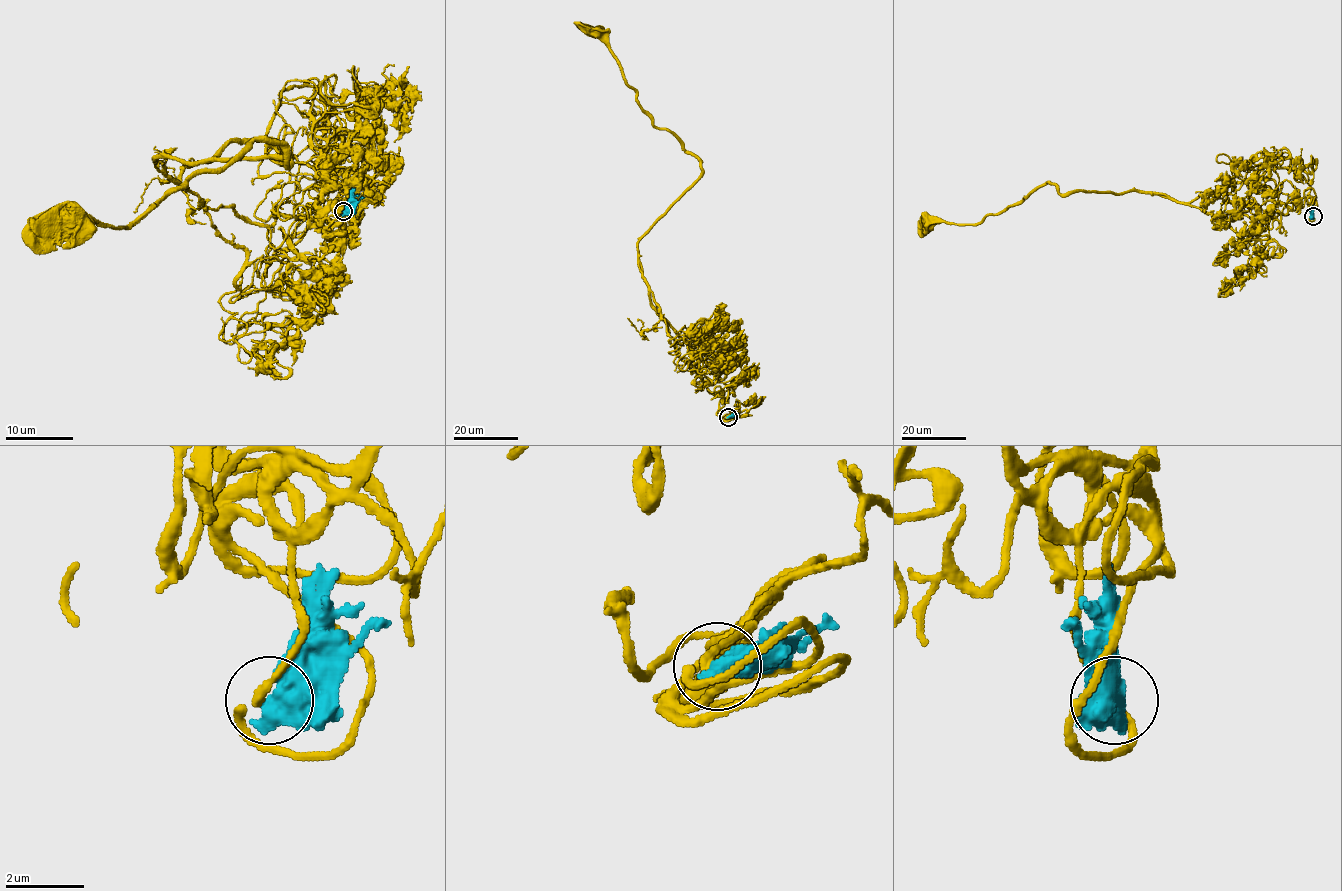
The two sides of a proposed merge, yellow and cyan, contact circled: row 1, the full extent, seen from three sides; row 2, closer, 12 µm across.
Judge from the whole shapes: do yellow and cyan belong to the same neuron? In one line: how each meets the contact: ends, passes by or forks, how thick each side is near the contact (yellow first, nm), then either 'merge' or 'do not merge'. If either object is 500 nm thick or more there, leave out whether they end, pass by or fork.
200 nm thick on the yellow side, 750 nm on the other; do not merge

